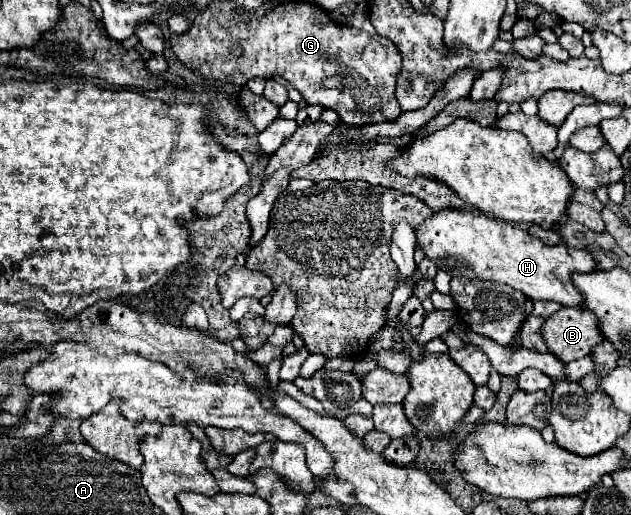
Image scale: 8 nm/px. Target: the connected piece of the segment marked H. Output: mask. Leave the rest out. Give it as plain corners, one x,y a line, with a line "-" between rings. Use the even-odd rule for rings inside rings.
443,210
435,212
429,220
415,230
417,246
447,274
457,278
477,278
509,284
521,290
531,300
553,300
561,306
583,308
579,290
573,284
573,274
597,272
597,262
587,250
577,250
567,244
547,246
527,230
489,218
483,212

